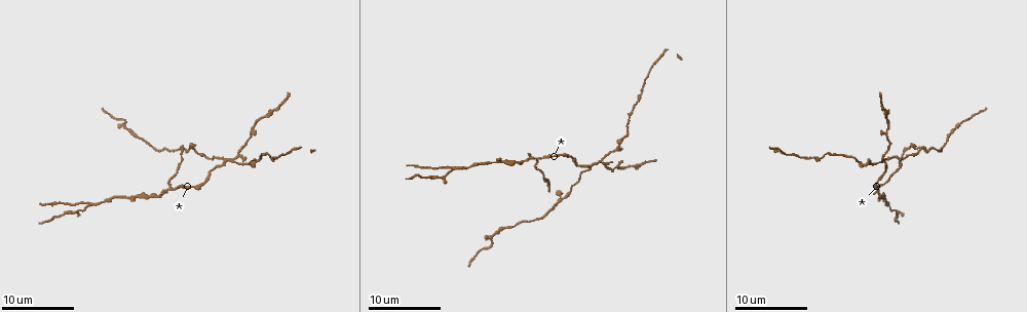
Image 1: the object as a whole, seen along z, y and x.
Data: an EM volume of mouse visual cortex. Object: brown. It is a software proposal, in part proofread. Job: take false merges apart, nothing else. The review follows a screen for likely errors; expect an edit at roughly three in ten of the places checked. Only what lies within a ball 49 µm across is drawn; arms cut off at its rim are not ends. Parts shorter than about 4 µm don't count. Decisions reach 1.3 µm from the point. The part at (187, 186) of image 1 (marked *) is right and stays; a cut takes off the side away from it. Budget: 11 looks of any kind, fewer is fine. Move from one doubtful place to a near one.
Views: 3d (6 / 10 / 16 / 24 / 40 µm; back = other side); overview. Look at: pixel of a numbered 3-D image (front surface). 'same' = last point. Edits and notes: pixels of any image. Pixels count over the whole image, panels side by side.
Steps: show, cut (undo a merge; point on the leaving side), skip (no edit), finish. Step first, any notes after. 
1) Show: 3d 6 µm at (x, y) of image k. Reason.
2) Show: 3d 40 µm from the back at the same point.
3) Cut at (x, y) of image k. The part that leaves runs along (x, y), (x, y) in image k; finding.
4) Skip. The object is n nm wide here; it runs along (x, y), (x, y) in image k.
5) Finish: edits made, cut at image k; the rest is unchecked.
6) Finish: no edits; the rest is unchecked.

Show: 3d 10 µm at (538, 158) of image 1. Looks like a crossing.

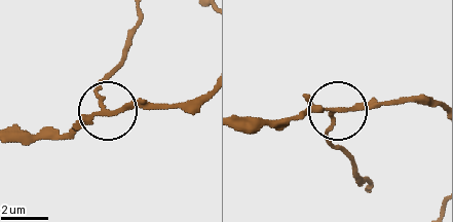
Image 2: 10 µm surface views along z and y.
Show: 3d 6 µm at (333, 116) of image 2.

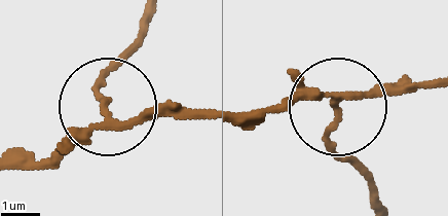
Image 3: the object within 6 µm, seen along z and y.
Cut at (97, 84) of image 3. The side arm is 8 µm long; the part that leaves runs along (109, 118), (102, 72), (148, 13) in image 3; two neurons meet here.

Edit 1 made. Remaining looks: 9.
Show: overview.

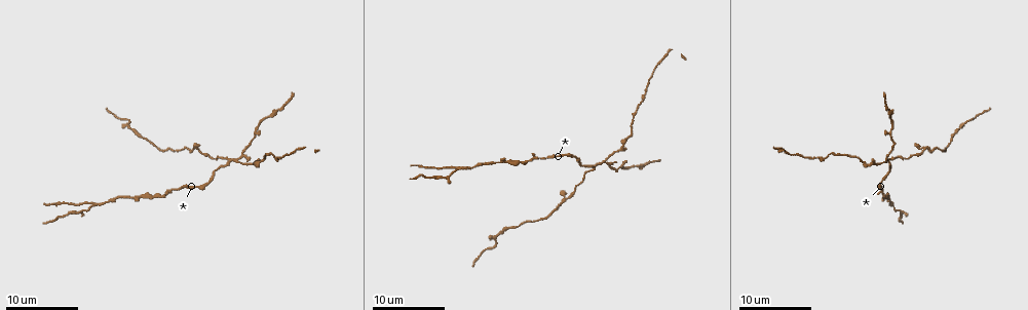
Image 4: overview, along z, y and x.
Show: 3d 10 µm at (139, 198) of image 4. Sudden change in width.

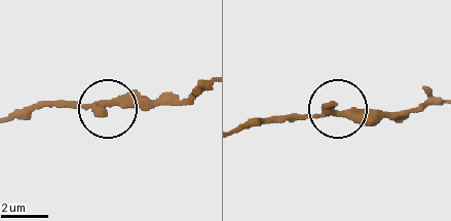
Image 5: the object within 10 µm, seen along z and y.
Show: 3d 6 µm at (334, 111) of image 5.

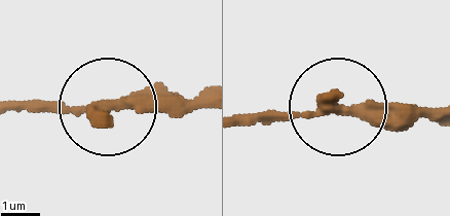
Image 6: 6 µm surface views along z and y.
Skip. It runs along (198, 99), (11, 109) in image 6; continuous, no second neuron.

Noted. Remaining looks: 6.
Show: 3d 10 µm at (229, 160) of image 4. Two arms in line, one across.

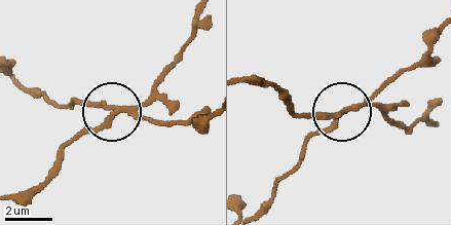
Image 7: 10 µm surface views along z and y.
Show: 3d 10 µm from the back at (111, 109) of image 7.

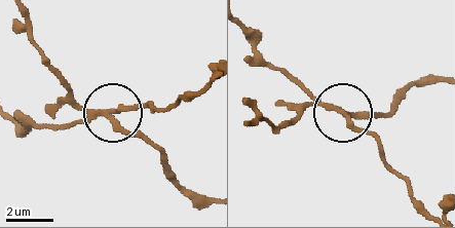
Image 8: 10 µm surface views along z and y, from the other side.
Cut at (122, 110) of image 8. The part that leaves runs along (102, 111), (145, 106), (164, 109), (206, 84) in image 8; a second neuron is stuck on.

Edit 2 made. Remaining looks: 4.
Show: overview.

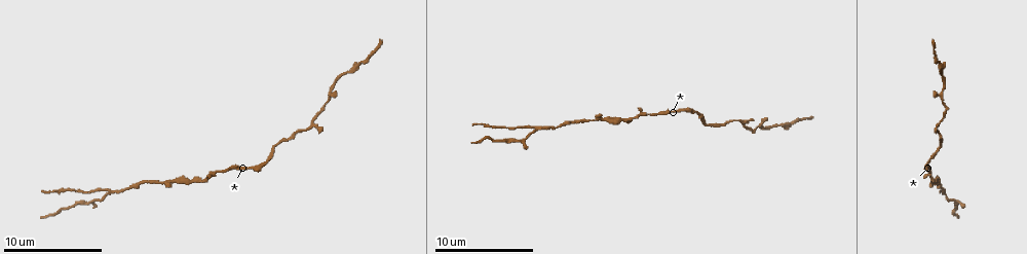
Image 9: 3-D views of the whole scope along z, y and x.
Show: 3d 16 µm at (943, 72) of image 9. Thick turns thin.

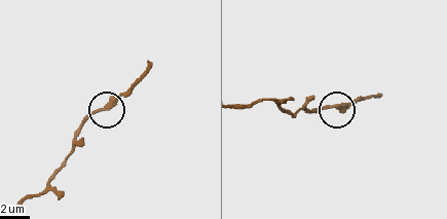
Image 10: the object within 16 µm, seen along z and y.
Show: 3d 6 µm at (335, 105) of image 10.

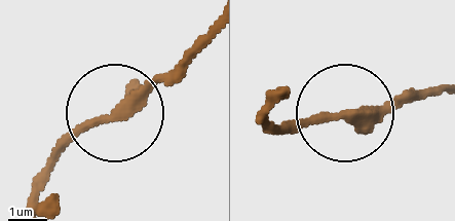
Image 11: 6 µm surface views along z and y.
Skip. It runs along (260, 124), (378, 114), (437, 95) in image 11; one neuron here.

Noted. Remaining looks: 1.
Show: 3d 6 µm at (107, 191) of image 9. Three-way junction.

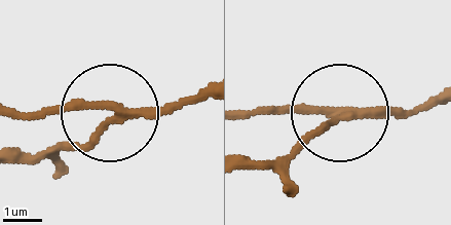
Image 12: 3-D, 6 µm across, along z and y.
Cut at (92, 147) of image 12. The part that leaves runs along (130, 115), (84, 142), (15, 155) in image 12; two neurons meet here.

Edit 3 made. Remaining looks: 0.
Finish: edits made, cut at image 3, cut at image 8, cut at image 12; the rest is unchecked.

